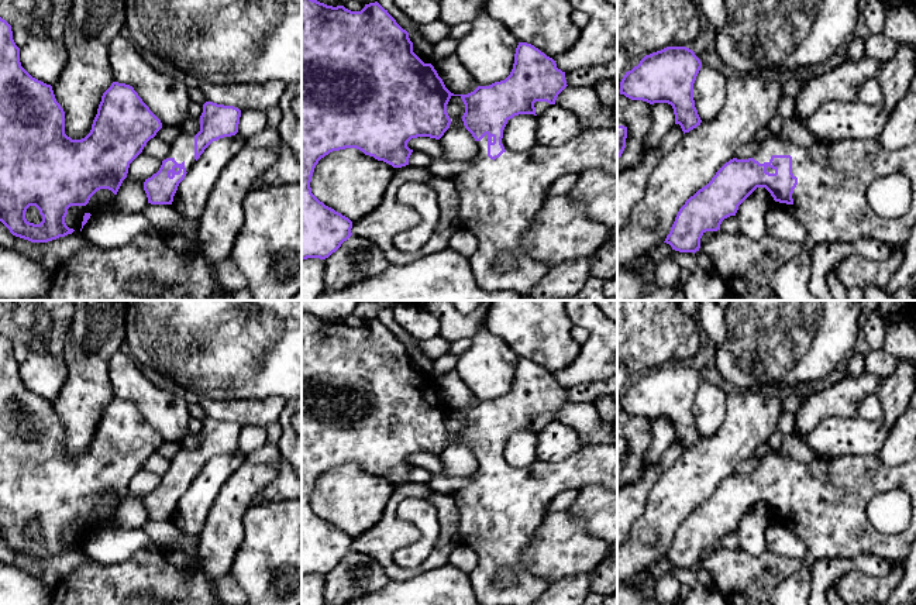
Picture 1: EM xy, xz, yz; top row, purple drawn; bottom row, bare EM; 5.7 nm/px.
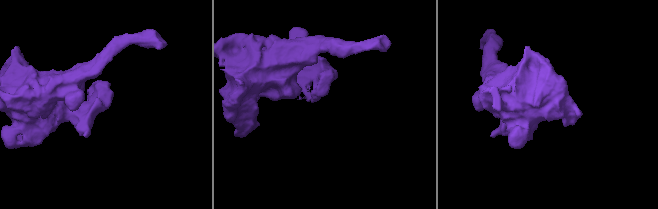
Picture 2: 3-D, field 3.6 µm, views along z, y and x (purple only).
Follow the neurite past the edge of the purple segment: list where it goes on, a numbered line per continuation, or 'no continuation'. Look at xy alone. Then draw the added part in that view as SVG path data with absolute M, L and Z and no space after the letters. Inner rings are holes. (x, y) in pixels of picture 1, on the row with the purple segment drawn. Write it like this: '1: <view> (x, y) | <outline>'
1: xy (182, 148) | M182 130L178 138L169 147L171 149L166 158L173 158L178 164L183 162L186 172L189 172L196 162L194 135Z

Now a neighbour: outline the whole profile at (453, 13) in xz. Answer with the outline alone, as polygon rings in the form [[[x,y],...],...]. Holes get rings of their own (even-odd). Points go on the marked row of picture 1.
[[[435,0],[440,6],[440,18],[444,24],[454,27],[472,23],[485,13],[488,0]]]

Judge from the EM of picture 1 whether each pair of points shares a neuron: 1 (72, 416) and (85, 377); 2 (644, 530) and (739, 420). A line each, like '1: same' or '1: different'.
1: same
2: same

